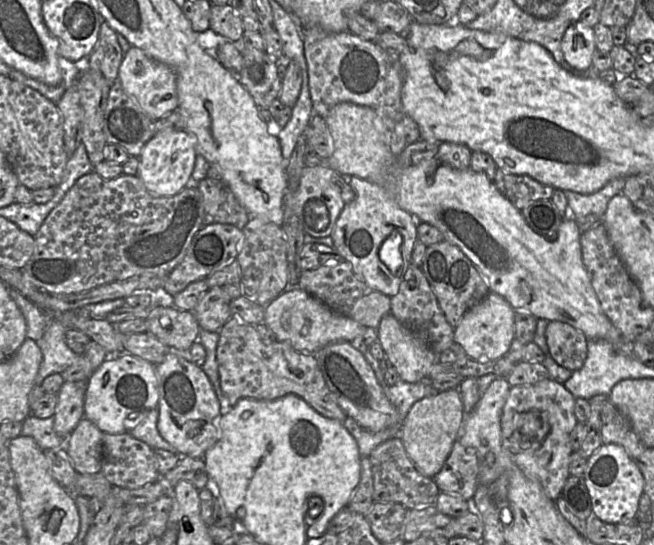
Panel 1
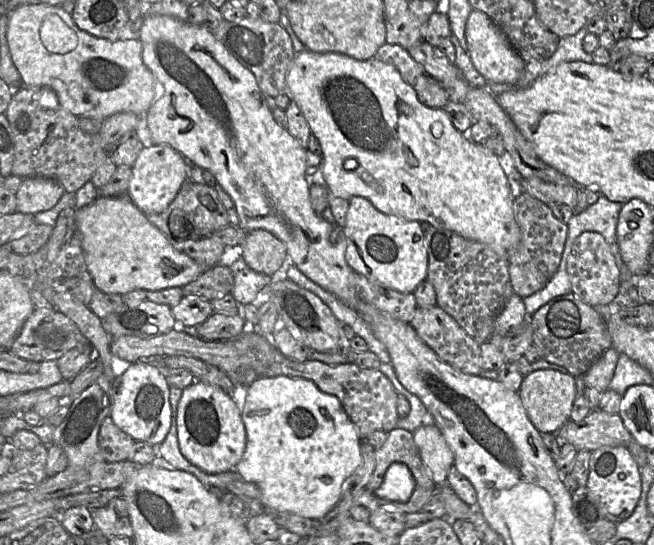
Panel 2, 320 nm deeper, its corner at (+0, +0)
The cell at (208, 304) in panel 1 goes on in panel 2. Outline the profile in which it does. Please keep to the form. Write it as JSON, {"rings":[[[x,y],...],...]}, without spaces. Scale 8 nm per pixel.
{"rings":[[[197,296],[183,297],[171,310],[178,327],[188,330],[200,326],[214,313],[211,301]]]}

